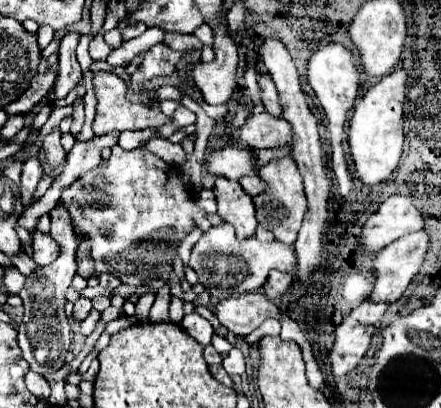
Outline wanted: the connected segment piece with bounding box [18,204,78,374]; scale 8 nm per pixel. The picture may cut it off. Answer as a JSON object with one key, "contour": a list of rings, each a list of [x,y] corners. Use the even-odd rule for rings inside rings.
{"contour":[[[56,204],[56,208],[50,212],[50,216],[52,216],[50,234],[54,240],[58,240],[62,252],[52,264],[40,268],[40,274],[30,274],[26,278],[24,288],[20,290],[20,298],[24,302],[24,320],[18,326],[18,342],[22,348],[24,360],[38,374],[50,374],[50,372],[56,372],[58,368],[62,368],[66,362],[66,354],[70,352],[70,342],[72,342],[70,340],[70,322],[68,322],[68,316],[64,314],[64,304],[66,304],[66,290],[70,288],[70,282],[76,274],[74,254],[76,254],[78,242],[72,232],[68,208],[64,204]]]}

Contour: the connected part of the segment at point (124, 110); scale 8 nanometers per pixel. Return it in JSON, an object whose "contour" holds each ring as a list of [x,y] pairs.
{"contour":[[[96,72],[94,74],[94,88],[96,88],[96,118],[94,118],[94,134],[106,134],[110,130],[138,130],[140,124],[144,126],[162,126],[170,122],[160,108],[144,108],[142,104],[128,104],[124,92],[126,84],[116,74]]]}

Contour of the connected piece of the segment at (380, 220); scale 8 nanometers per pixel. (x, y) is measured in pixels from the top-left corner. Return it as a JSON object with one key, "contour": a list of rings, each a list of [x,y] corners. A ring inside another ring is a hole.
{"contour":[[[392,194],[380,208],[368,218],[362,230],[362,242],[358,252],[376,252],[390,242],[406,236],[410,232],[424,228],[424,216],[414,206],[412,196]]]}

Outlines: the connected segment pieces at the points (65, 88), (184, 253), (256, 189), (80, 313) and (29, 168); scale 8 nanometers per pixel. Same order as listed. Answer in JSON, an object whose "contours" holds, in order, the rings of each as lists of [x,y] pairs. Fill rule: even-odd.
{"contours":[[[[68,32],[60,40],[60,56],[58,56],[58,78],[56,78],[56,98],[66,98],[66,94],[78,86],[82,80],[82,70],[76,60],[76,46],[80,42],[80,34]]],[[[195,228],[188,236],[179,240],[178,244],[178,255],[182,260],[185,267],[188,266],[190,255],[194,244],[198,241],[199,236],[202,236],[203,232]]],[[[244,176],[244,178],[240,180],[240,184],[242,184],[244,192],[248,192],[250,196],[264,194],[264,192],[266,192],[266,188],[268,188],[268,184],[266,184],[260,176]]],[[[80,298],[76,304],[74,304],[74,318],[76,320],[84,320],[92,310],[92,302],[88,298]]],[[[30,158],[24,162],[22,168],[22,184],[20,184],[20,196],[24,202],[32,202],[34,190],[42,178],[42,164],[38,162],[38,158]]]]}

